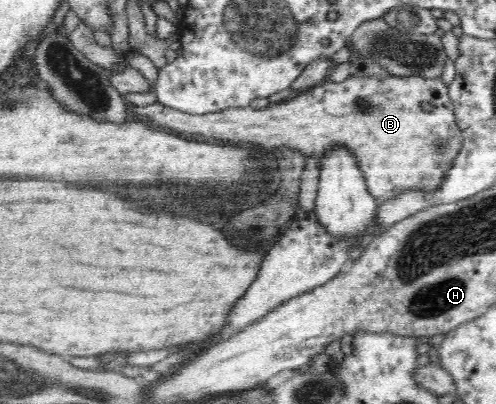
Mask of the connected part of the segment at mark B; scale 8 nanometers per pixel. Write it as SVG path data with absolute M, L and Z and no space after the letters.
M349 76L340 83L329 81L321 82L313 87L312 91L301 91L294 94L286 102L270 103L265 108L253 109L251 106L246 107L229 107L214 113L204 115L187 114L180 110L175 110L173 107L168 107L160 104L159 102L152 103L146 106L136 106L126 103L126 111L130 110L134 112L134 115L142 116L142 119L150 120L150 123L154 123L154 126L160 125L160 127L166 127L166 129L172 129L172 131L178 131L182 135L202 135L204 139L218 139L218 141L230 141L230 143L258 143L260 147L266 147L266 151L276 151L274 147L286 146L286 148L292 148L302 152L305 157L310 155L316 156L318 162L322 165L323 153L327 151L331 145L345 145L353 154L357 157L358 164L361 167L361 171L365 175L366 185L368 191L372 194L378 202L392 198L398 195L399 192L403 192L409 189L423 189L428 191L434 191L442 183L443 176L446 175L451 169L451 164L454 163L459 151L463 144L463 137L458 128L457 116L454 111L454 106L449 97L449 87L445 85L441 77L434 79L424 79L422 76Z

